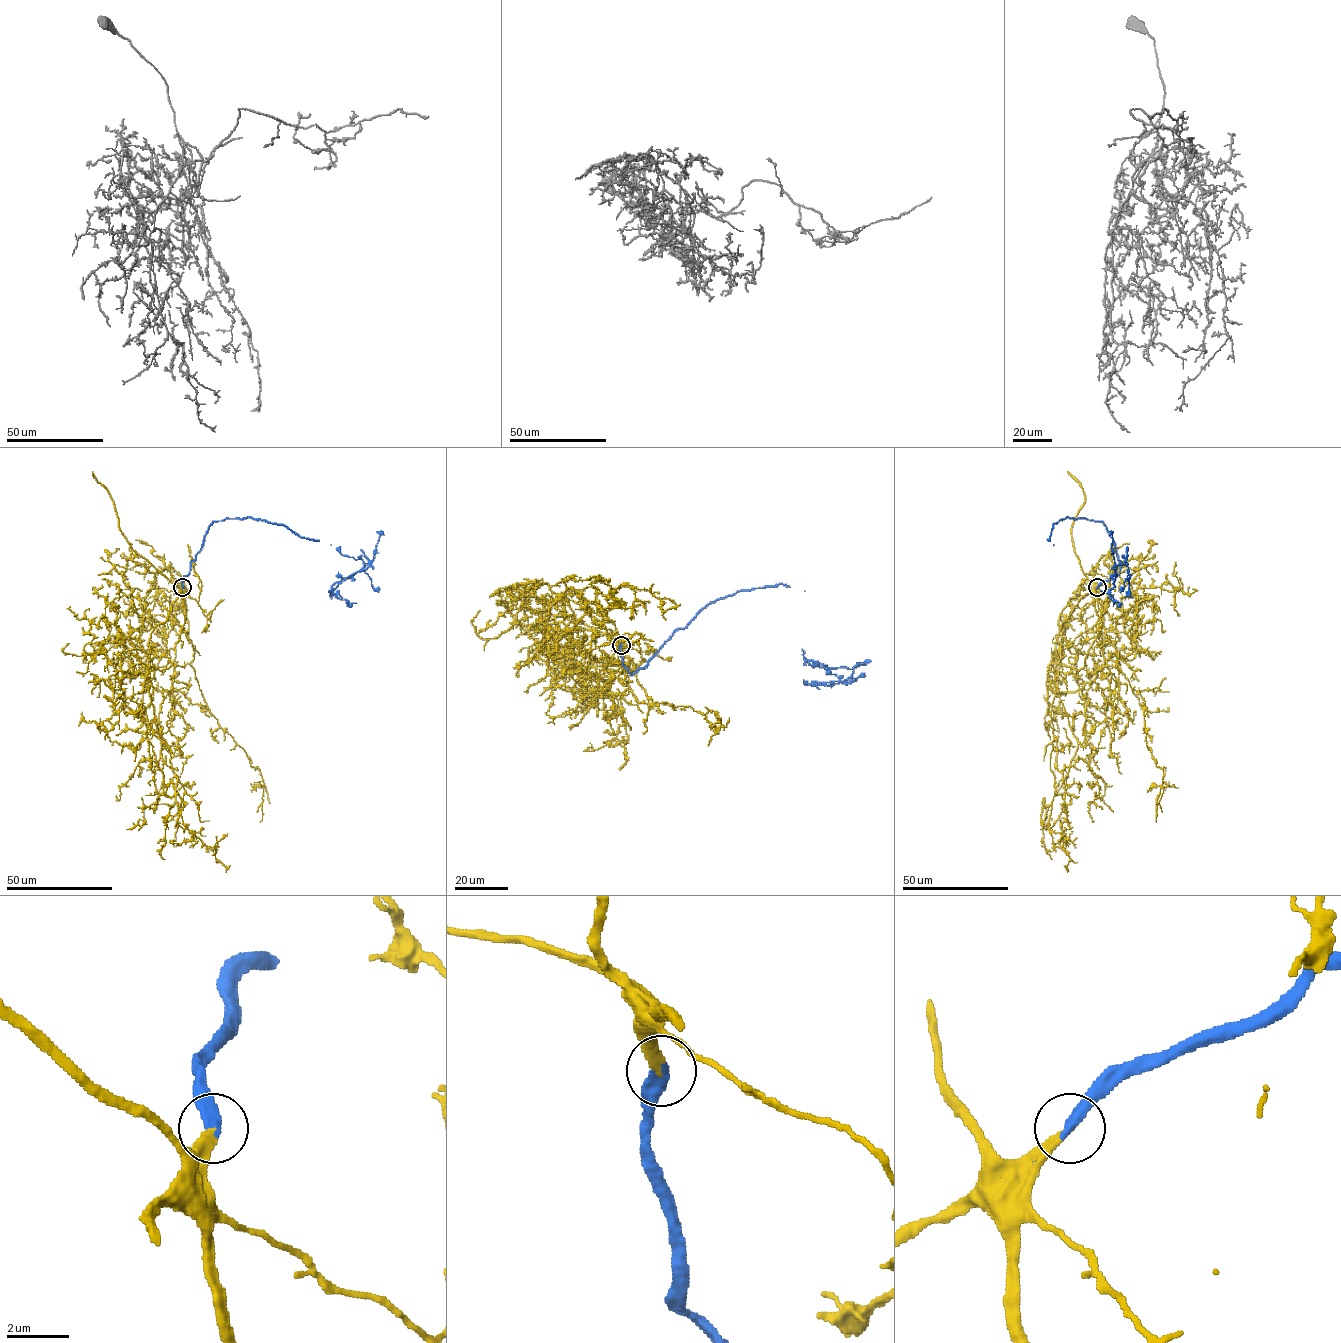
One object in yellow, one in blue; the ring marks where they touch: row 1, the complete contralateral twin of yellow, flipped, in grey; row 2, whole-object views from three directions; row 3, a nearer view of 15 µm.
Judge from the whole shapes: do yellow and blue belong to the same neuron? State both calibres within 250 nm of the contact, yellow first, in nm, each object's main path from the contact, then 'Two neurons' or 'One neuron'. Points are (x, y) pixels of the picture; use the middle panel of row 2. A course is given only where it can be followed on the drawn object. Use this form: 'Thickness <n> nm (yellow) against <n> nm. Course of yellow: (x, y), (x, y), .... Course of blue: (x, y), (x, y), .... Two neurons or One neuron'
Thickness 300 nm (yellow) against 400 nm. Course of yellow: (621, 645), (603, 608), (579, 594), (601, 621), (622, 584), (647, 590), (663, 612), (680, 604). Course of blue: (621, 645), (631, 674), (709, 603), (784, 584), (803, 658), (853, 672), (845, 683), (804, 683), (819, 689). One neuron

